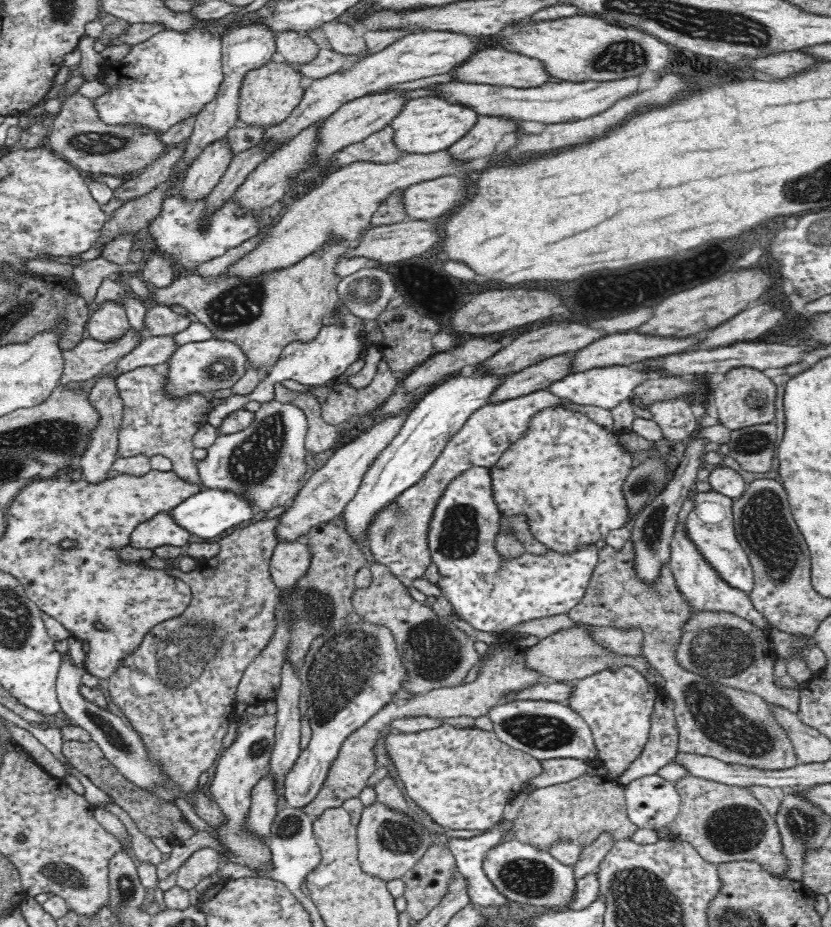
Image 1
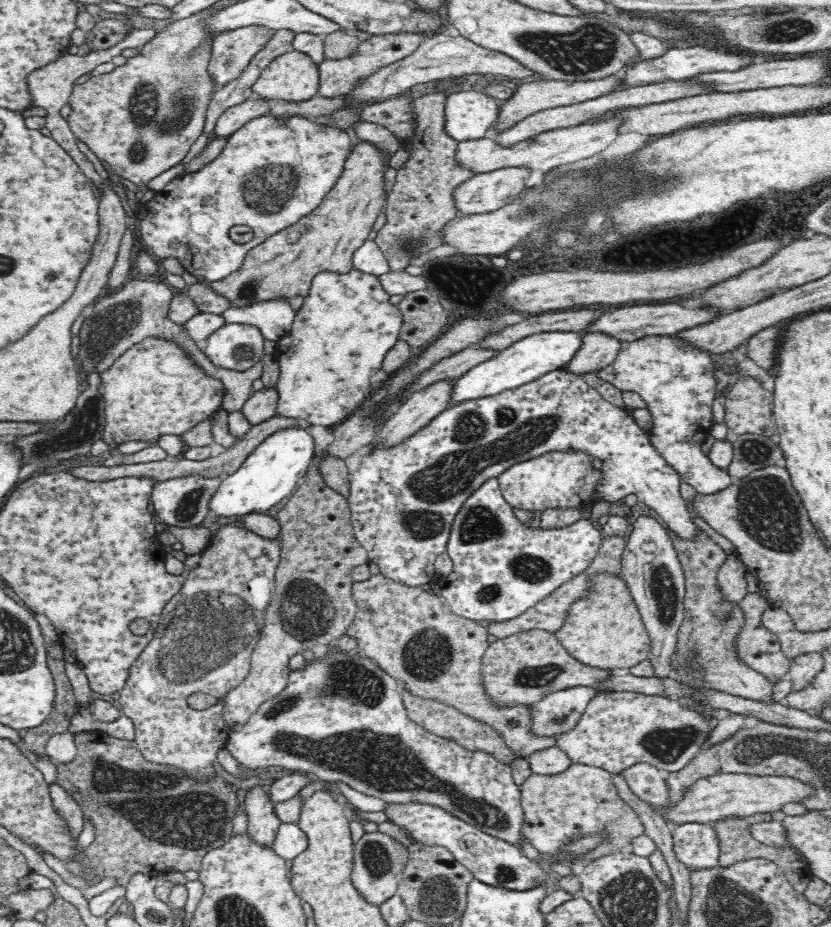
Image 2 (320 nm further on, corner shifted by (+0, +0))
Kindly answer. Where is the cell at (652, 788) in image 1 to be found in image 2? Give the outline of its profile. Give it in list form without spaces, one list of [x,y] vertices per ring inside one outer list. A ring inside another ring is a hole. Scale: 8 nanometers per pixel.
[[[638,762],[621,772],[631,791],[649,806],[660,806],[669,802],[669,788],[666,786],[665,772],[648,762]]]

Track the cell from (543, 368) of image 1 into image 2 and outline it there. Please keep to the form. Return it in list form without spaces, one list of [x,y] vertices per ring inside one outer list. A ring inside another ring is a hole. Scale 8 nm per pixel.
[[[603,332],[585,333],[580,350],[562,369],[577,375],[602,370],[616,360],[621,346],[622,342],[609,334]]]

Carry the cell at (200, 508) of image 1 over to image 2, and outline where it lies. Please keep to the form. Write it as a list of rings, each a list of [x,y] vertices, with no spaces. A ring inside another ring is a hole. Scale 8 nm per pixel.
[[[309,423],[308,426],[288,426],[288,428],[276,430],[270,436],[266,436],[248,454],[244,462],[242,462],[242,466],[236,472],[224,477],[218,492],[210,499],[209,505],[213,513],[220,516],[220,518],[240,518],[240,516],[253,512],[266,513],[266,510],[270,510],[274,504],[286,500],[297,488],[301,478],[307,475],[317,454],[314,438],[308,433],[310,426],[312,426],[312,423]]]

